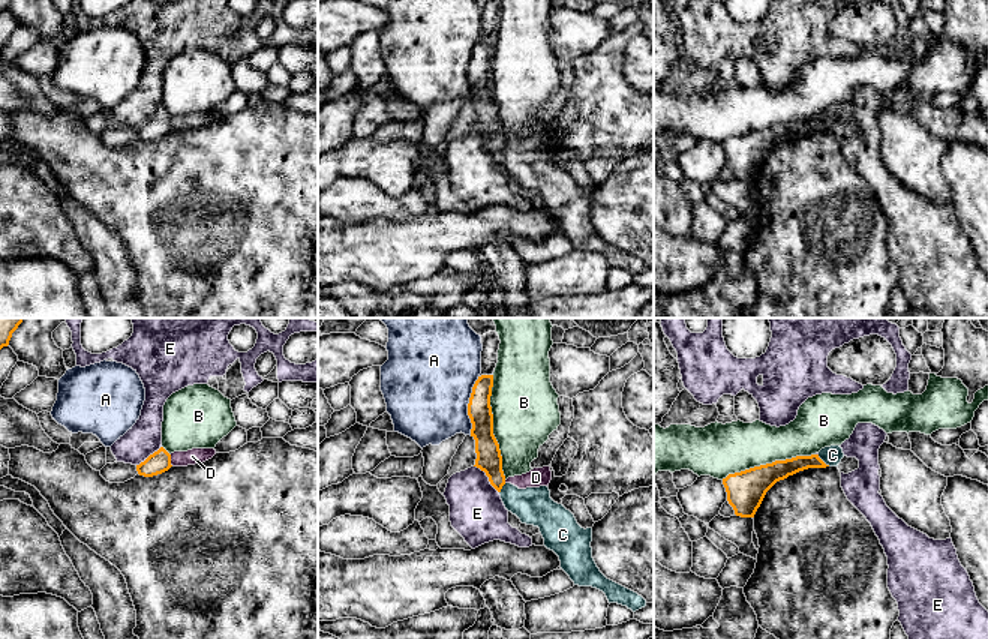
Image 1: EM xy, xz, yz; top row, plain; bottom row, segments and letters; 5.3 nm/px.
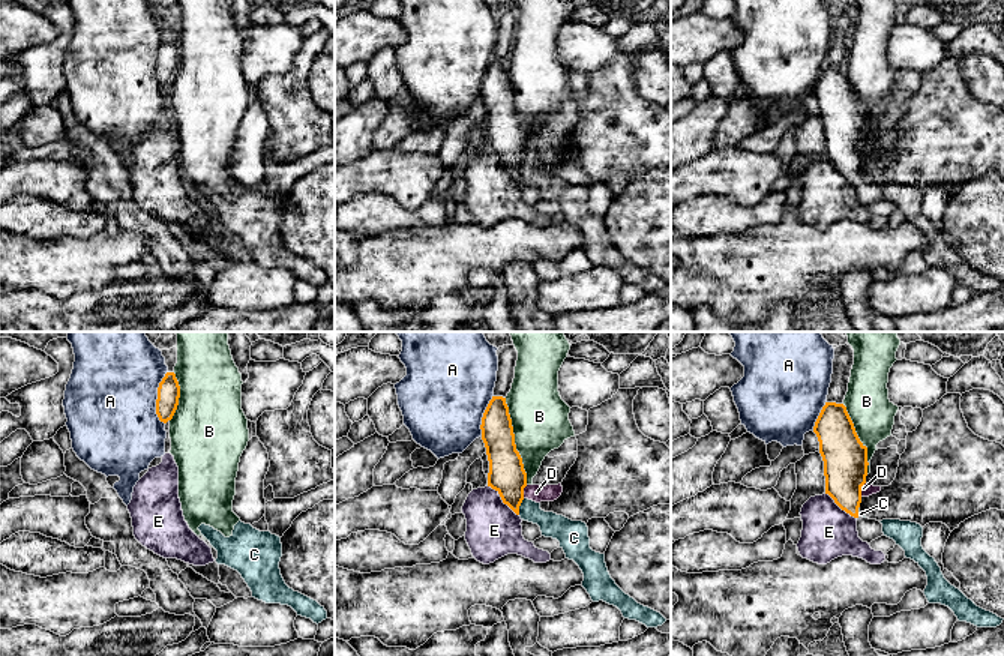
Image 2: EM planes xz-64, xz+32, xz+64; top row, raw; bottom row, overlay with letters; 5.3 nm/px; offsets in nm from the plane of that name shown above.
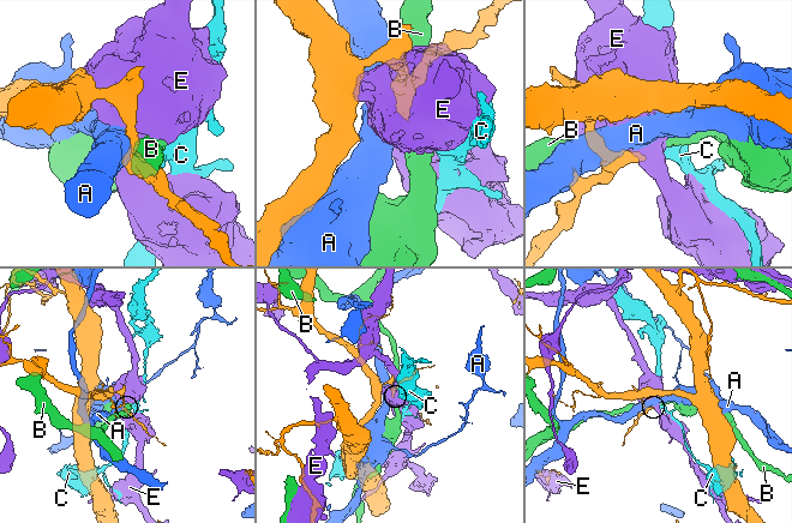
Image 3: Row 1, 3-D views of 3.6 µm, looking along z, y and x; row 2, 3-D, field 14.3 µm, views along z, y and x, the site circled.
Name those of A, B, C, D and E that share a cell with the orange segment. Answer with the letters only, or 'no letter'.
no letter

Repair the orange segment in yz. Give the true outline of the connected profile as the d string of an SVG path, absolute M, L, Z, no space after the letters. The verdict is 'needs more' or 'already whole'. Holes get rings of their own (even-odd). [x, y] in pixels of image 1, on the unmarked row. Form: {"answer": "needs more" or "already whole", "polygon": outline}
{"answer": "already whole", "polygon": "M819 118L796 120L729 138L723 142L723 148L727 156L727 165L733 171L735 178L741 182L754 182L766 156L777 146L808 132L826 130L829 129L826 129Z"}

